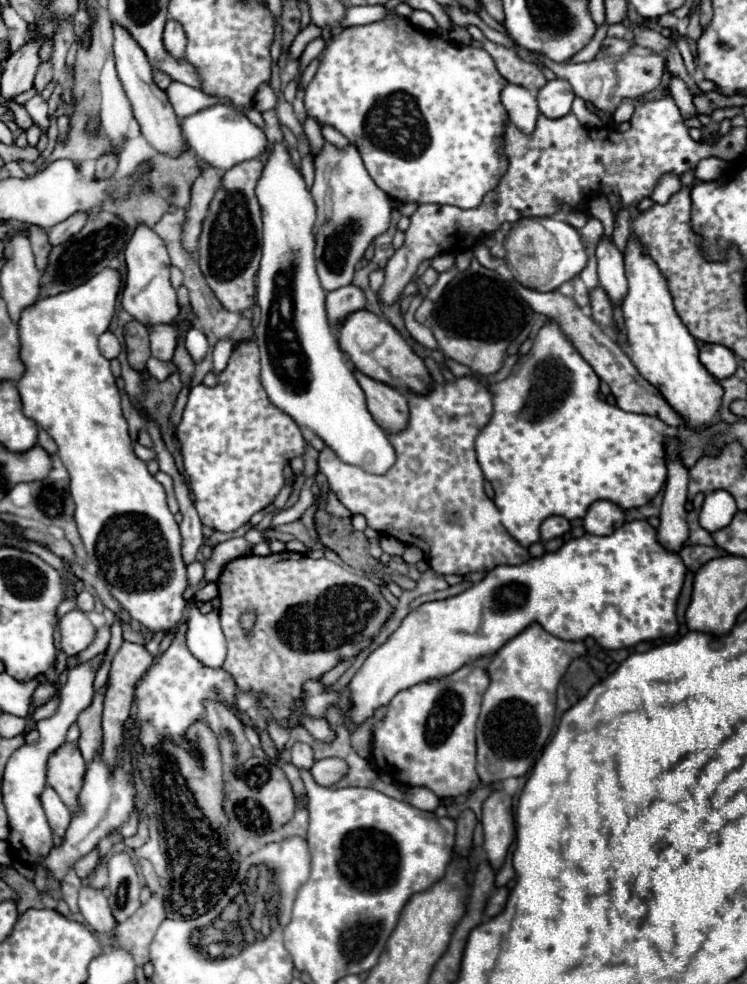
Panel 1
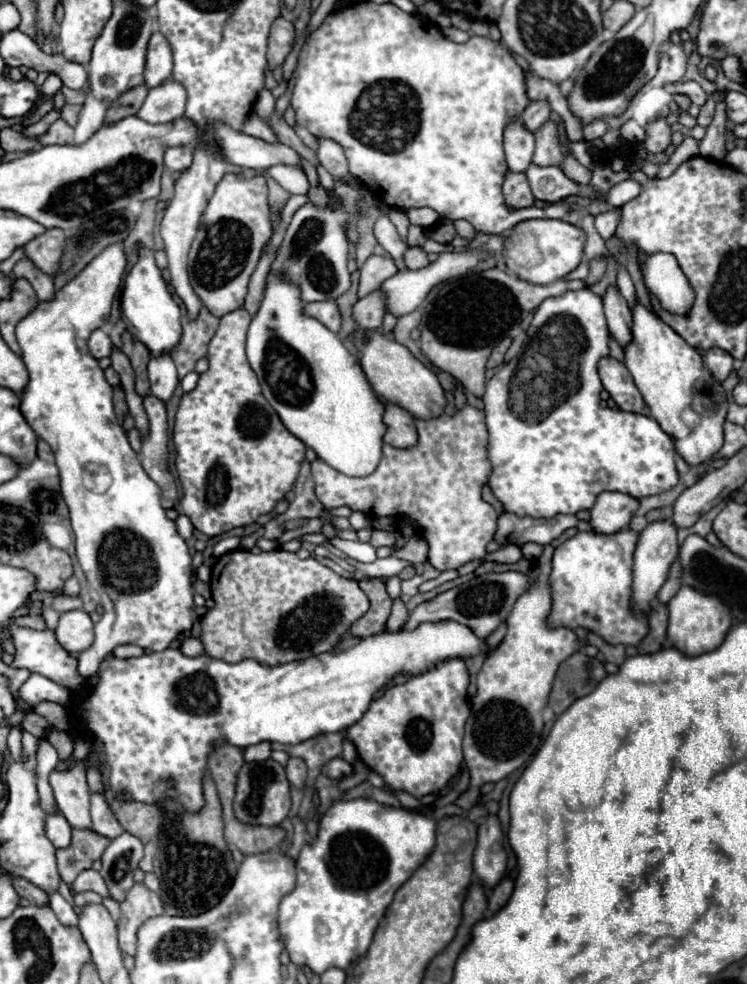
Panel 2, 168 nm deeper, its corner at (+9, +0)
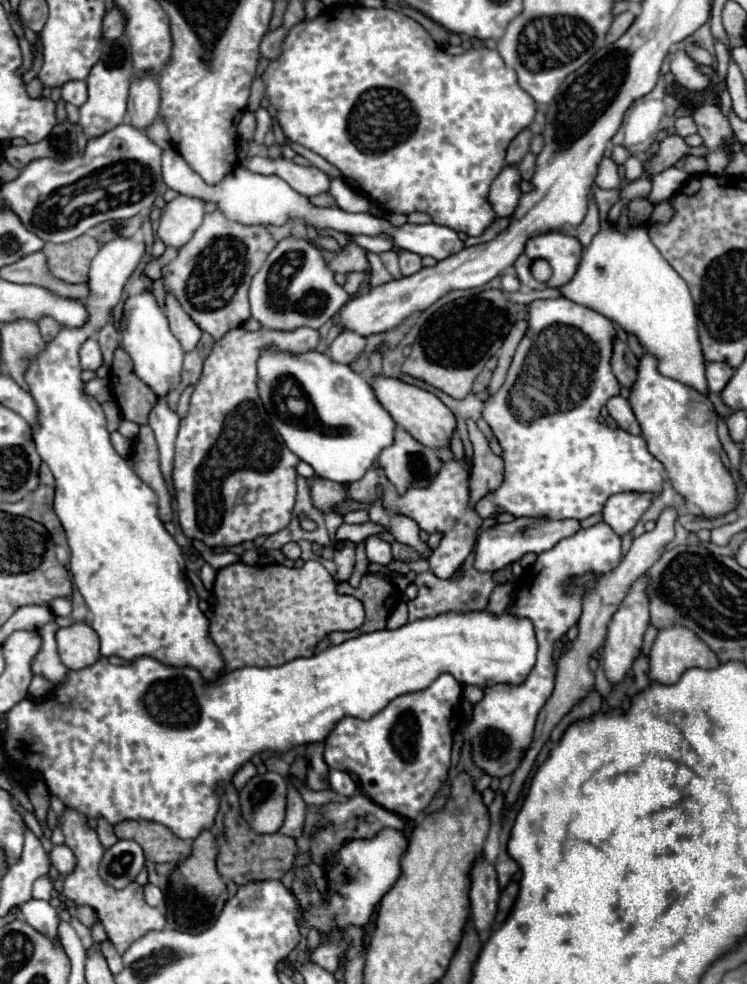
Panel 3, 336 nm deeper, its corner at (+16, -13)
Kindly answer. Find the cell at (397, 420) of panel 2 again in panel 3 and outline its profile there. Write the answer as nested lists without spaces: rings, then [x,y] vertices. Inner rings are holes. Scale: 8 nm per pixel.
[[[400,427],[396,429],[394,445],[384,449],[378,461],[398,495],[404,495],[410,487],[428,487],[444,465],[434,449],[418,443]]]

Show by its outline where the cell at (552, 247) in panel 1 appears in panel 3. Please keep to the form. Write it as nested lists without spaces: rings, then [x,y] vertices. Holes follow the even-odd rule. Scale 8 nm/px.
[[[550,231],[550,233],[536,235],[526,243],[526,249],[514,263],[514,269],[520,283],[530,289],[562,287],[574,277],[580,263],[580,255],[582,255],[582,245],[576,237]],[[534,259],[546,259],[550,263],[552,277],[546,283],[540,283],[532,277],[530,265]]]

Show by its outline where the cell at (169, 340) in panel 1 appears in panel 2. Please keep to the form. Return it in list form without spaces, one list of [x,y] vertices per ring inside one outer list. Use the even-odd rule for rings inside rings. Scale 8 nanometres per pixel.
[[[167,352],[159,354],[159,356],[151,356],[149,382],[151,382],[153,396],[159,396],[159,400],[163,400],[163,402],[167,402],[171,398],[175,386],[179,384],[179,378],[177,378],[175,364]]]

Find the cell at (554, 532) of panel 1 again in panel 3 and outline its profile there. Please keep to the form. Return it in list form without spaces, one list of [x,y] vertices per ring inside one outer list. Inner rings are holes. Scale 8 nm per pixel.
[[[518,517],[512,523],[498,523],[480,533],[474,549],[474,569],[476,571],[498,571],[508,563],[518,561],[526,553],[544,553],[552,549],[560,539],[574,535],[580,529],[578,519],[544,519],[544,517]]]

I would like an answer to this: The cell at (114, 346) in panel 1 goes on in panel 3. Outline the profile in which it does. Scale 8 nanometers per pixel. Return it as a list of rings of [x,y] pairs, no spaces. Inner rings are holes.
[[[94,337],[86,339],[86,343],[80,347],[80,365],[82,369],[96,371],[102,365],[102,351]]]

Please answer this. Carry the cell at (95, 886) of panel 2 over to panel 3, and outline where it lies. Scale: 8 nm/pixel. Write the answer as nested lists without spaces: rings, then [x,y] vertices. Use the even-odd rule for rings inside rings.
[[[66,809],[64,817],[62,817],[62,831],[64,831],[64,837],[66,837],[66,845],[74,851],[74,855],[78,859],[76,871],[70,873],[64,879],[62,893],[64,893],[66,899],[72,899],[76,905],[90,905],[90,907],[96,909],[98,919],[102,921],[102,925],[108,933],[108,939],[114,943],[114,947],[120,955],[124,955],[126,949],[134,941],[144,937],[148,931],[164,929],[166,917],[156,907],[150,907],[144,901],[144,887],[142,885],[130,883],[124,889],[114,889],[112,885],[102,881],[102,877],[98,873],[98,865],[100,865],[102,855],[104,855],[106,849],[100,845],[100,839],[96,835],[96,831],[88,827],[86,817],[82,813]]]

